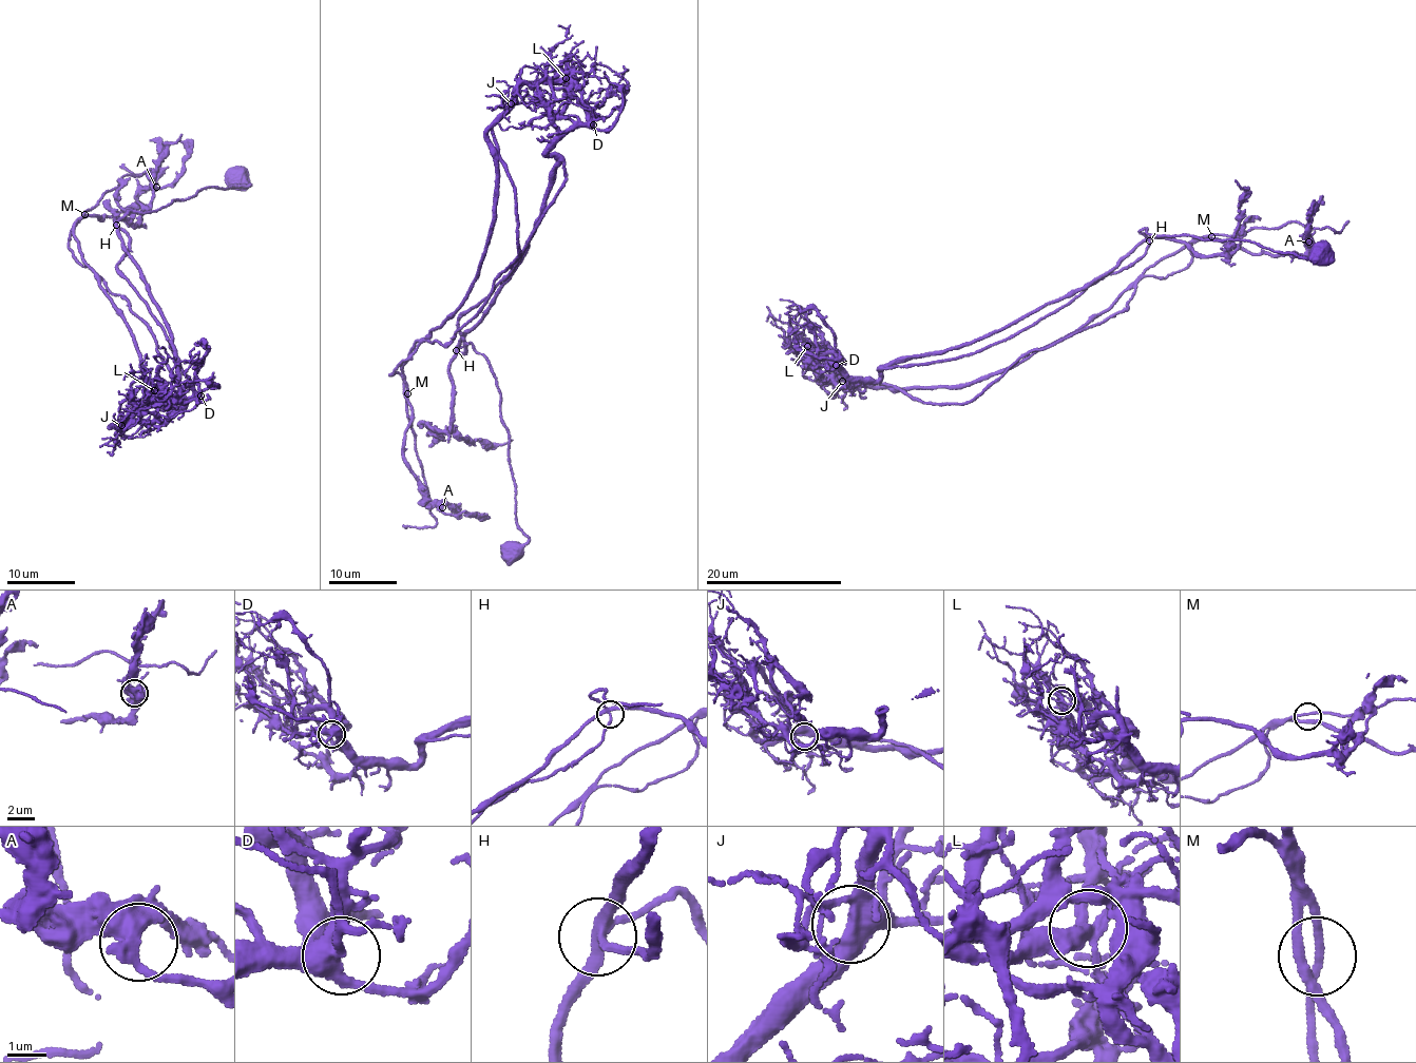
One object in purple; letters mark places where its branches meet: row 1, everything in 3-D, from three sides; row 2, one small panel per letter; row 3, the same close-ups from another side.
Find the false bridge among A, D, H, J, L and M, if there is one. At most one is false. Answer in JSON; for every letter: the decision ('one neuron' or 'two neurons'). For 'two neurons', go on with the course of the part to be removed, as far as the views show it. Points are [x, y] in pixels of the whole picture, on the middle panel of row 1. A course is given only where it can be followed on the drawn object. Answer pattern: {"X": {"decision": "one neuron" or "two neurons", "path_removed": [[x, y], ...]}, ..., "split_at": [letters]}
{"A": {"decision": "one neuron"}, "D": {"decision": "one neuron"}, "H": {"decision": "one neuron"}, "J": {"decision": "one neuron"}, "L": {"decision": "two neurons", "path_removed": [[565, 78], [516, 85], [492, 128], [481, 265], [402, 369], [403, 458], [423, 500], [476, 511]]}, "M": {"decision": "one neuron"}, "split_at": ["L"]}

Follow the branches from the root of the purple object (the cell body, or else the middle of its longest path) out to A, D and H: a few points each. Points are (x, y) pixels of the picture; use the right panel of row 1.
A: (1323, 253), (1142, 230), (1006, 327), (836, 381), (962, 388), (1191, 243), (1308, 242)
D: (1323, 253), (1146, 229), (1105, 274), (990, 334), (891, 363), (876, 380), (836, 365)
H: (1323, 253), (1323, 259), (1306, 261), (1293, 254), (1274, 252), (1251, 242), (1158, 235), (1142, 230), (1149, 240)

